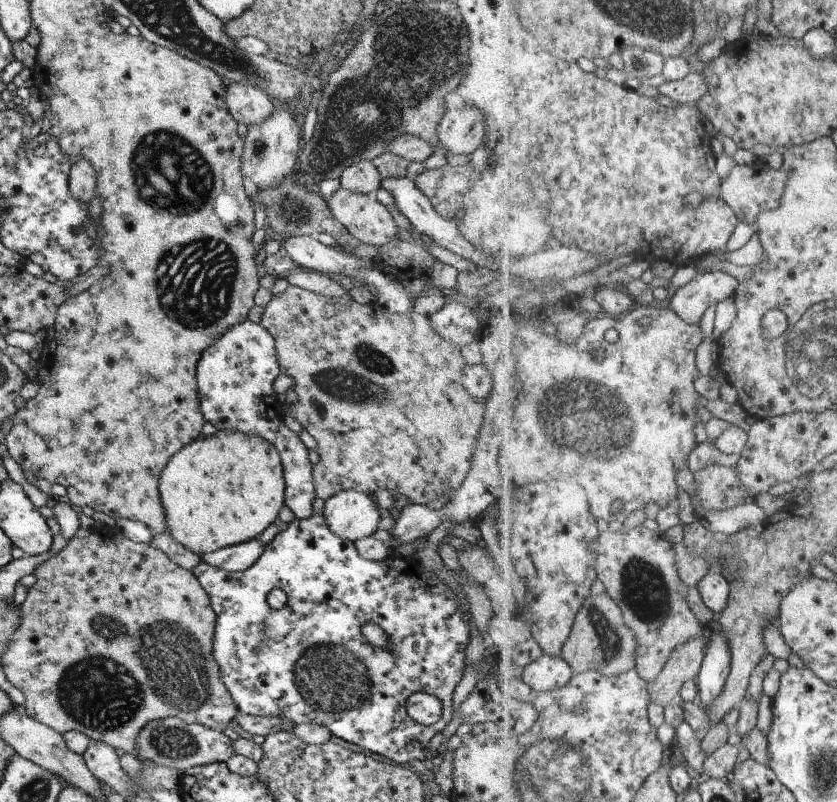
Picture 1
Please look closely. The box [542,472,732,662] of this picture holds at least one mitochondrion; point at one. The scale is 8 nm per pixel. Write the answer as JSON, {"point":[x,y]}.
{"point":[643,587]}

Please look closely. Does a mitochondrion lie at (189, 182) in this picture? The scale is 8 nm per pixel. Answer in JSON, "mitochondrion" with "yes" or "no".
{"mitochondrion":"yes"}

